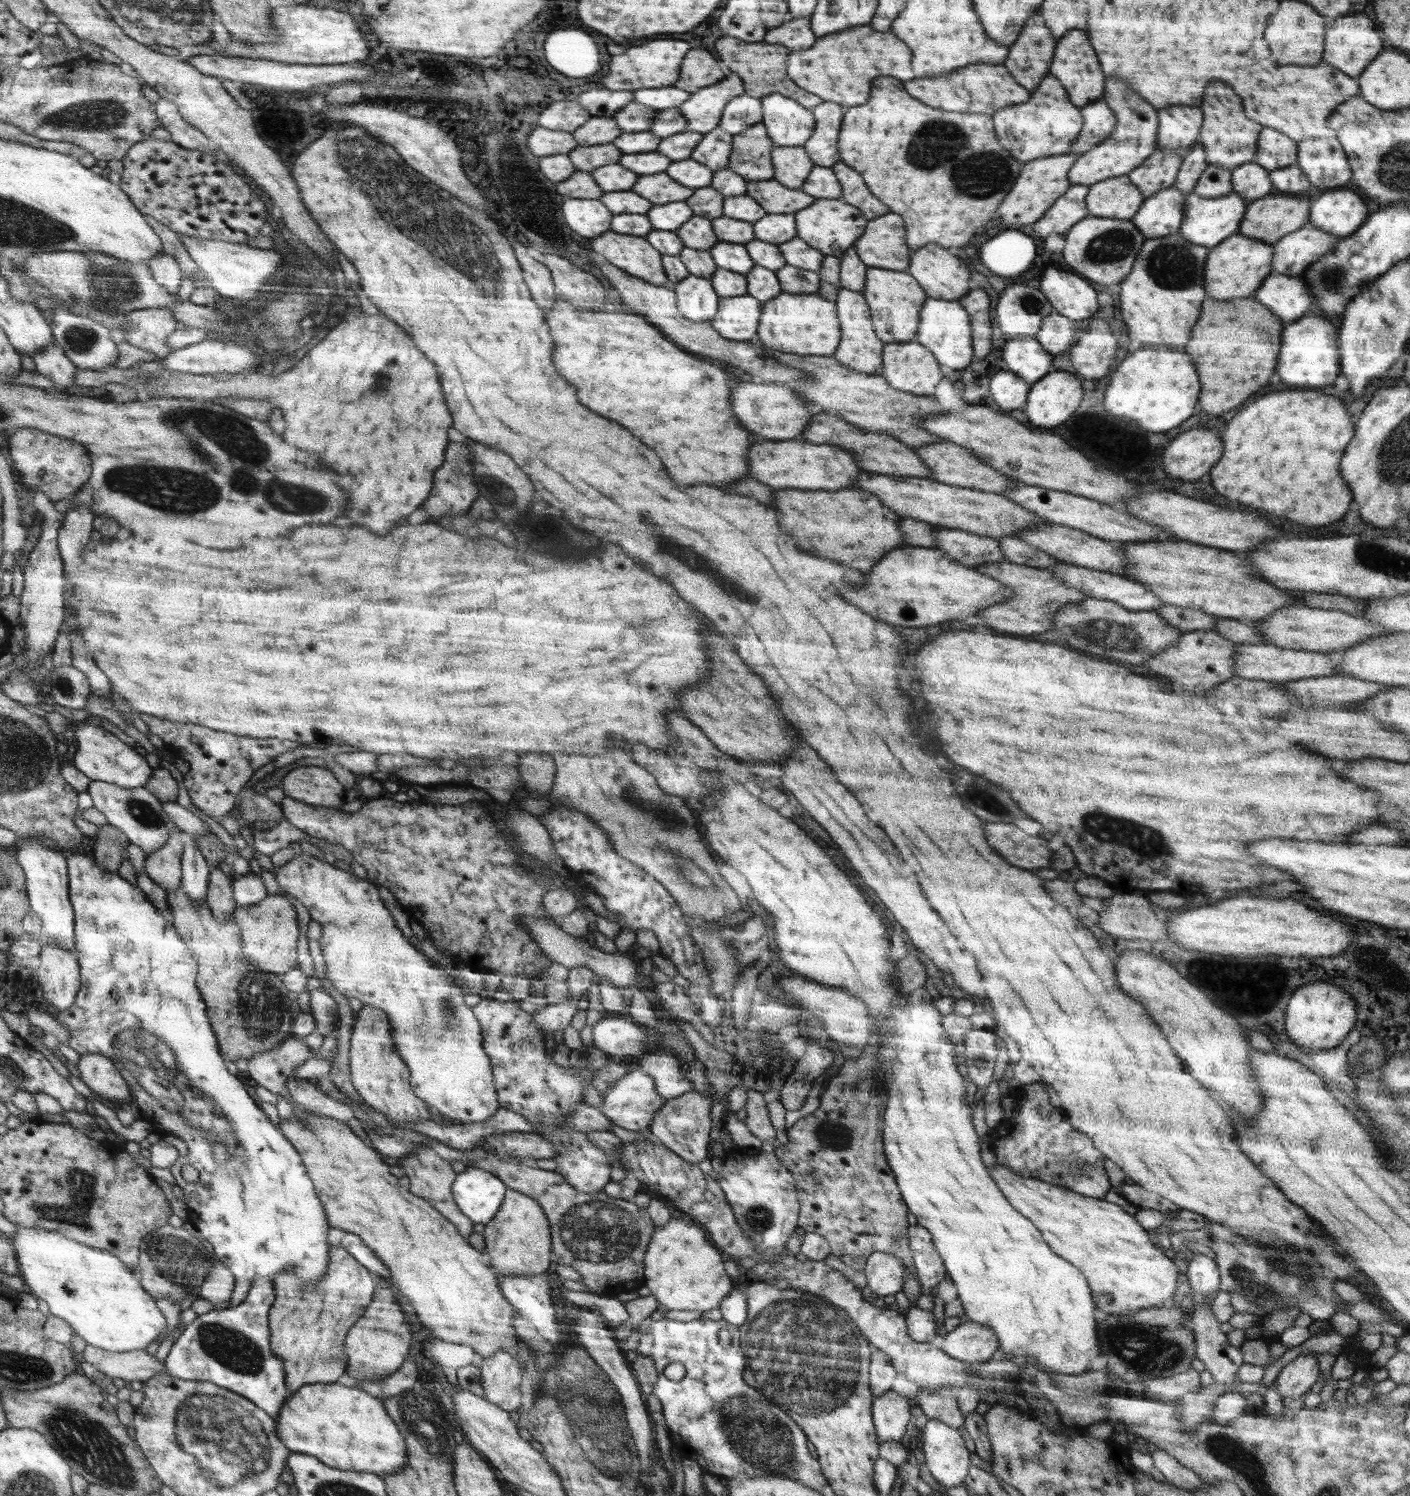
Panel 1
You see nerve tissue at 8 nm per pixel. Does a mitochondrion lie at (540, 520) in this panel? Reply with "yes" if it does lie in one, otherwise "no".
yes

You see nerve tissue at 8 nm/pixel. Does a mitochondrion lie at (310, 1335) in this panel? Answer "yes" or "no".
no

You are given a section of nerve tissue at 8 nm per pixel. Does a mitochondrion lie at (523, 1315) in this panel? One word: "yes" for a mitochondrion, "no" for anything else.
no

